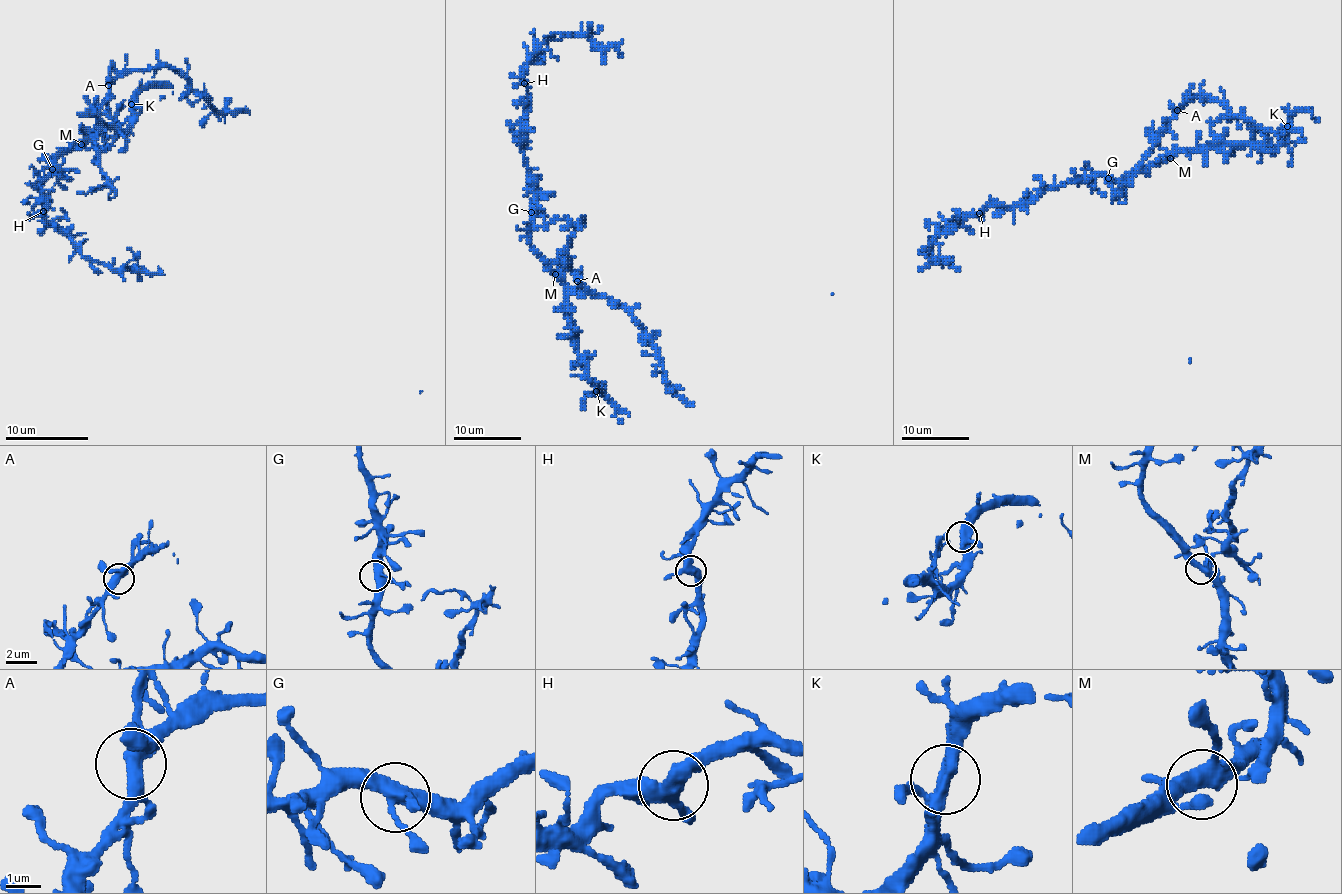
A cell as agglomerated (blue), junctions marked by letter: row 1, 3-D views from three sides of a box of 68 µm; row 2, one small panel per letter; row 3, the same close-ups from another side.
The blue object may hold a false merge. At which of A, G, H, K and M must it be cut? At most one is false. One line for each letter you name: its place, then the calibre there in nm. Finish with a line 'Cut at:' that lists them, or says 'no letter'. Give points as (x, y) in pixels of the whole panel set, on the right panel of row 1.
Cut at: no letter

